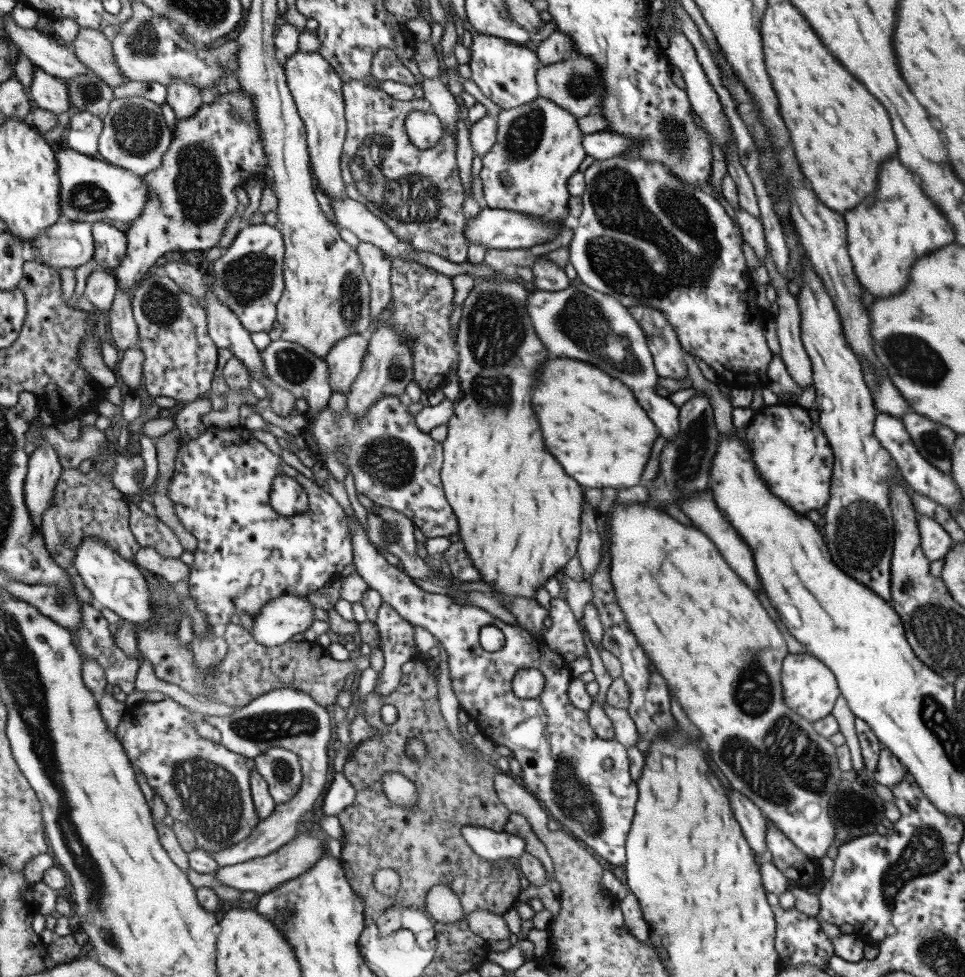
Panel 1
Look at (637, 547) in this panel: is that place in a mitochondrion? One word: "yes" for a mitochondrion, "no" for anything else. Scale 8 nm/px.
no

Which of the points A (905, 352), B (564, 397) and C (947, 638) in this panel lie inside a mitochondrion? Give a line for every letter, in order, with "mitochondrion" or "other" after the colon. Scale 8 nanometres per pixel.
A: mitochondrion
B: other
C: mitochondrion

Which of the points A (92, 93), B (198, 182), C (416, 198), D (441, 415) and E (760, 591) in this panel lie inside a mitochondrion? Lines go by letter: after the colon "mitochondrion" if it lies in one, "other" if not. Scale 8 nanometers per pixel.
A: mitochondrion
B: mitochondrion
C: mitochondrion
D: other
E: other

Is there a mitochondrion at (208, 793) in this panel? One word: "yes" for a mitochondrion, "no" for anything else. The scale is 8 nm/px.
yes

